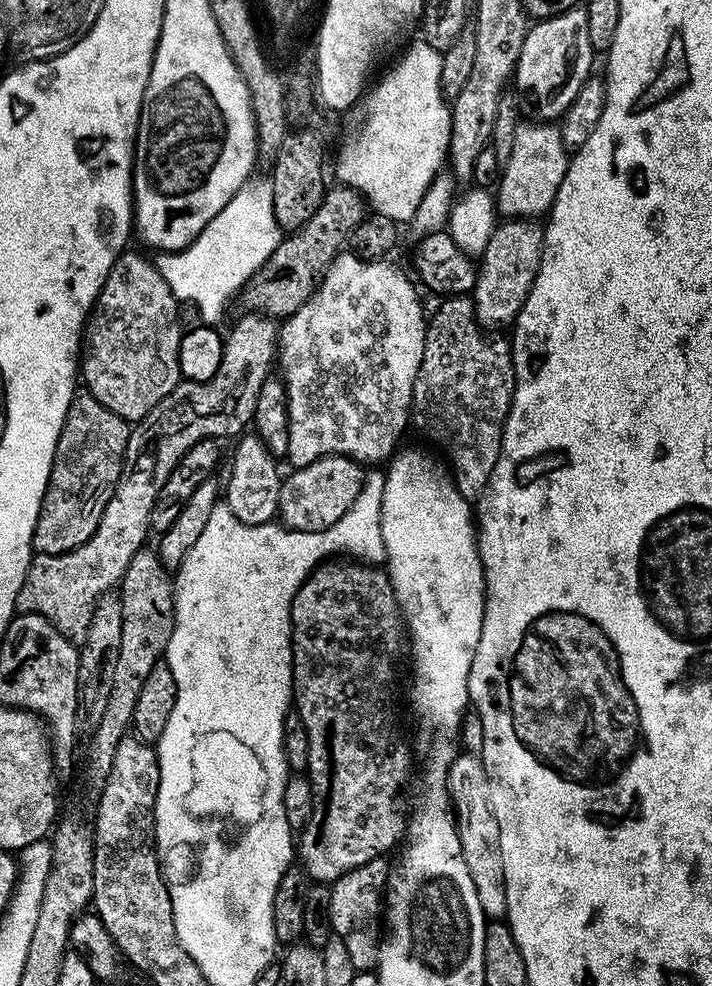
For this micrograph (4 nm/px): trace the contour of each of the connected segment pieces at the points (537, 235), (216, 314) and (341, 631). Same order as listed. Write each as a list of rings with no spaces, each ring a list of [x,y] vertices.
[[[508,218],[497,223],[486,250],[478,258],[476,286],[470,299],[476,307],[476,320],[485,330],[511,329],[516,316],[524,308],[540,269],[540,254],[544,250],[544,228],[532,218]]]
[[[250,179],[210,218],[210,222],[194,238],[192,244],[187,244],[180,252],[165,252],[155,257],[156,269],[166,278],[170,290],[176,295],[177,301],[185,305],[193,304],[196,312],[201,316],[203,323],[208,326],[219,325],[224,311],[232,299],[237,299],[238,293],[248,283],[249,278],[258,271],[263,264],[274,254],[278,243],[278,229],[274,218],[274,198],[272,186],[267,179]]]
[[[328,562],[316,569],[296,592],[292,603],[292,694],[294,712],[308,728],[310,738],[310,762],[307,777],[312,782],[314,810],[310,822],[304,825],[298,836],[298,860],[303,871],[308,873],[309,881],[334,882],[350,870],[371,860],[381,859],[387,848],[395,849],[404,839],[406,831],[406,808],[400,797],[400,787],[412,772],[412,748],[404,741],[400,728],[396,725],[396,704],[392,701],[392,687],[396,684],[396,659],[406,648],[406,625],[400,612],[400,603],[394,594],[392,579],[383,567],[363,562]]]

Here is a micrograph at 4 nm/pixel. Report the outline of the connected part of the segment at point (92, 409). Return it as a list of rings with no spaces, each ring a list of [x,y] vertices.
[[[77,390],[72,395],[32,535],[33,553],[57,556],[90,542],[124,469],[129,431],[129,421],[106,410],[94,394]]]

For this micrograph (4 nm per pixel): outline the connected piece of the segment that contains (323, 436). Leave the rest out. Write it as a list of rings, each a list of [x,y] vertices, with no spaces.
[[[351,250],[341,251],[326,270],[324,279],[320,281],[320,285],[313,292],[312,297],[295,314],[287,317],[279,325],[278,372],[284,381],[286,398],[288,399],[288,413],[290,414],[290,446],[286,460],[287,463],[292,463],[293,469],[310,466],[310,462],[323,456],[349,456],[361,466],[380,466],[380,463],[383,465],[397,451],[398,445],[396,443],[399,442],[404,427],[406,429],[409,427],[414,378],[418,378],[418,370],[422,366],[422,350],[426,346],[428,320],[426,312],[424,316],[423,306],[420,305],[420,296],[416,293],[417,285],[415,283],[412,285],[408,281],[406,273],[399,272],[394,265],[386,263],[388,262],[383,259],[364,260]]]

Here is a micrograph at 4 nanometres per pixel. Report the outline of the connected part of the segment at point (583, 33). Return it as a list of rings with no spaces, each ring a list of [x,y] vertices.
[[[583,6],[567,8],[557,16],[535,21],[529,27],[516,59],[514,92],[519,103],[525,109],[528,107],[537,121],[559,121],[570,102],[574,102],[578,90],[582,90],[588,81],[593,71],[592,59],[594,53],[590,46],[590,34],[586,30],[586,10]]]

